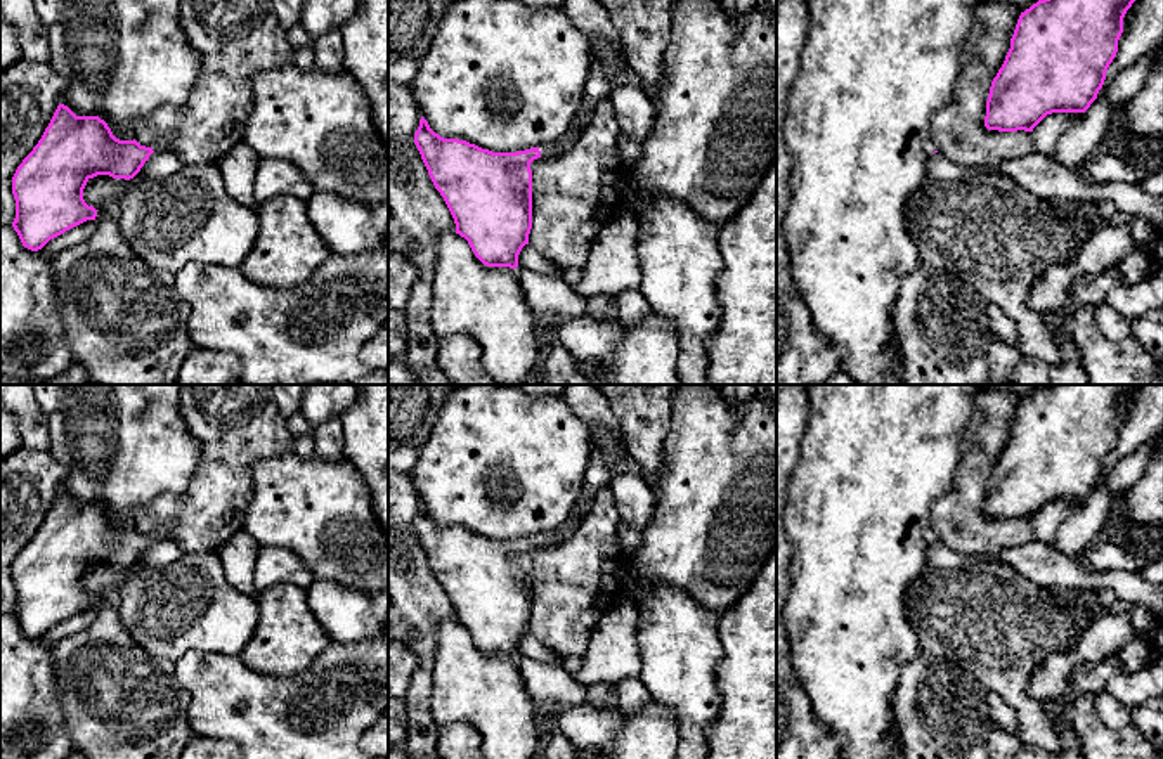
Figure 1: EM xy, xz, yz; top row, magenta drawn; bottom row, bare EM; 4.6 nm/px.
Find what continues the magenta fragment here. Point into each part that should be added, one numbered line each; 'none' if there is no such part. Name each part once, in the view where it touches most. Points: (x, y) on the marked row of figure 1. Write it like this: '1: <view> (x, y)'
1: xz (560, 146)

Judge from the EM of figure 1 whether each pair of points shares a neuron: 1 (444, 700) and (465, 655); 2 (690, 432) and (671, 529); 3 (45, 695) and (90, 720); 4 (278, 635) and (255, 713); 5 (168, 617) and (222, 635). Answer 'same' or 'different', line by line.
1: same
2: same
3: different
4: different
5: same

